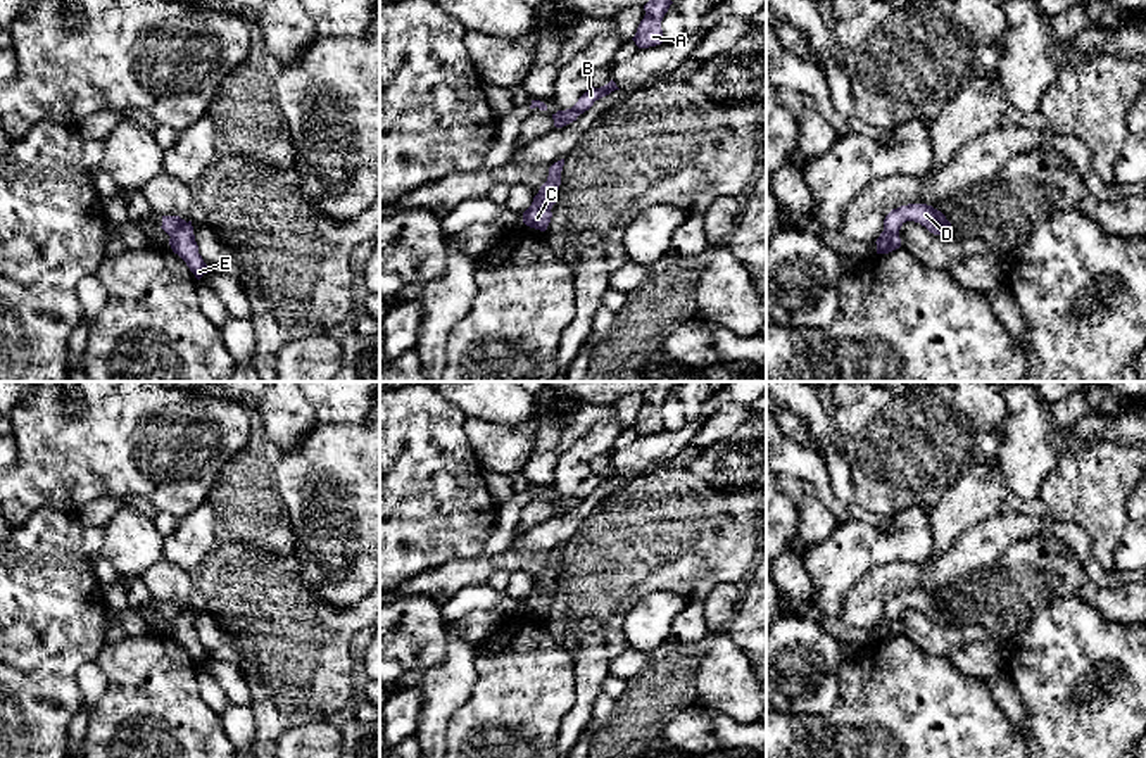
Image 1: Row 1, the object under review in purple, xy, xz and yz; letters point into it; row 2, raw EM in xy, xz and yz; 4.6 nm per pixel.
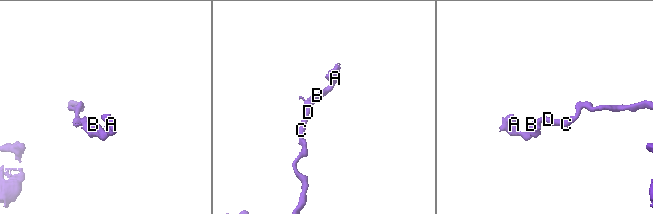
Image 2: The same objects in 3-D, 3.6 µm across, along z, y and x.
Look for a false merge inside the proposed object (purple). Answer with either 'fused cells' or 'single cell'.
fused cells

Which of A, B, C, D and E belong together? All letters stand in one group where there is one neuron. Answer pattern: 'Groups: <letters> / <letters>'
Groups: A B E / C D

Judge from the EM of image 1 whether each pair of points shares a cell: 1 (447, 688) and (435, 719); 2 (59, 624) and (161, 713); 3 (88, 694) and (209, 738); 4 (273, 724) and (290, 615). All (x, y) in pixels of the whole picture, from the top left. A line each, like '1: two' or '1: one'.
1: one
2: two
3: two
4: one

